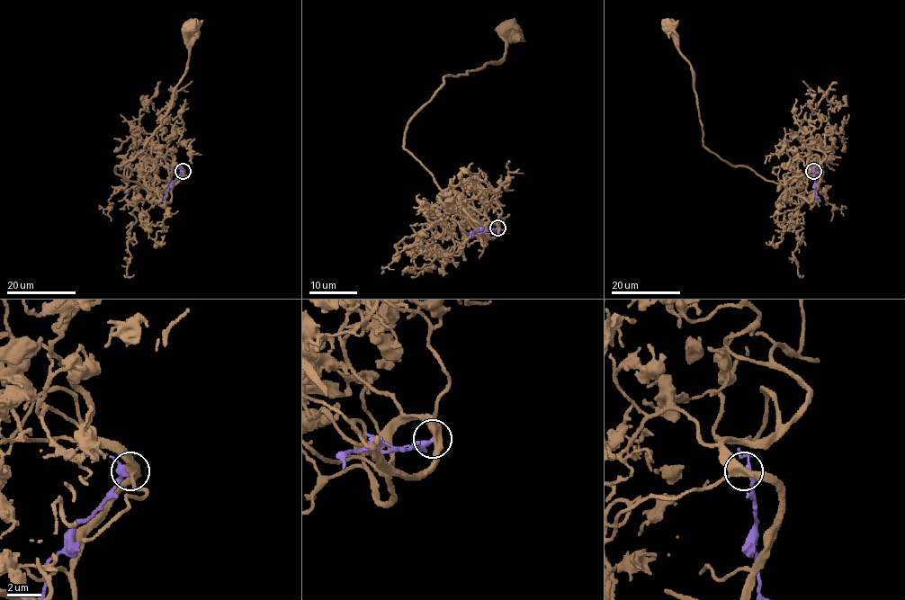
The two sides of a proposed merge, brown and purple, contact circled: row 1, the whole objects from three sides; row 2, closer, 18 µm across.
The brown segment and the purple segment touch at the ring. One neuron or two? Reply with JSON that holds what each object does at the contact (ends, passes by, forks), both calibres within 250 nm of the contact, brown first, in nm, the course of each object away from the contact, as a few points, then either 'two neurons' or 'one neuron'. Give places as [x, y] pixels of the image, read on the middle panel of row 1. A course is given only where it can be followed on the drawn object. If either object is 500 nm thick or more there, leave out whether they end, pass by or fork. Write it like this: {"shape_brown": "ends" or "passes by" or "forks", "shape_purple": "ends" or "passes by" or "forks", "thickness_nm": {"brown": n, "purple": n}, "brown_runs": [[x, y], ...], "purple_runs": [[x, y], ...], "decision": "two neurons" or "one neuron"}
{"shape_brown": "forks", "shape_purple": "passes by", "thickness_nm": {"brown": 400, "purple": 280}, "brown_runs": [[497, 228], [494, 237], [488, 237], [464, 217], [404, 147], [407, 122], [446, 76], [501, 60], [507, 30]], "purple_runs": [[497, 228], [475, 230], [469, 237]], "decision": "two neurons"}

